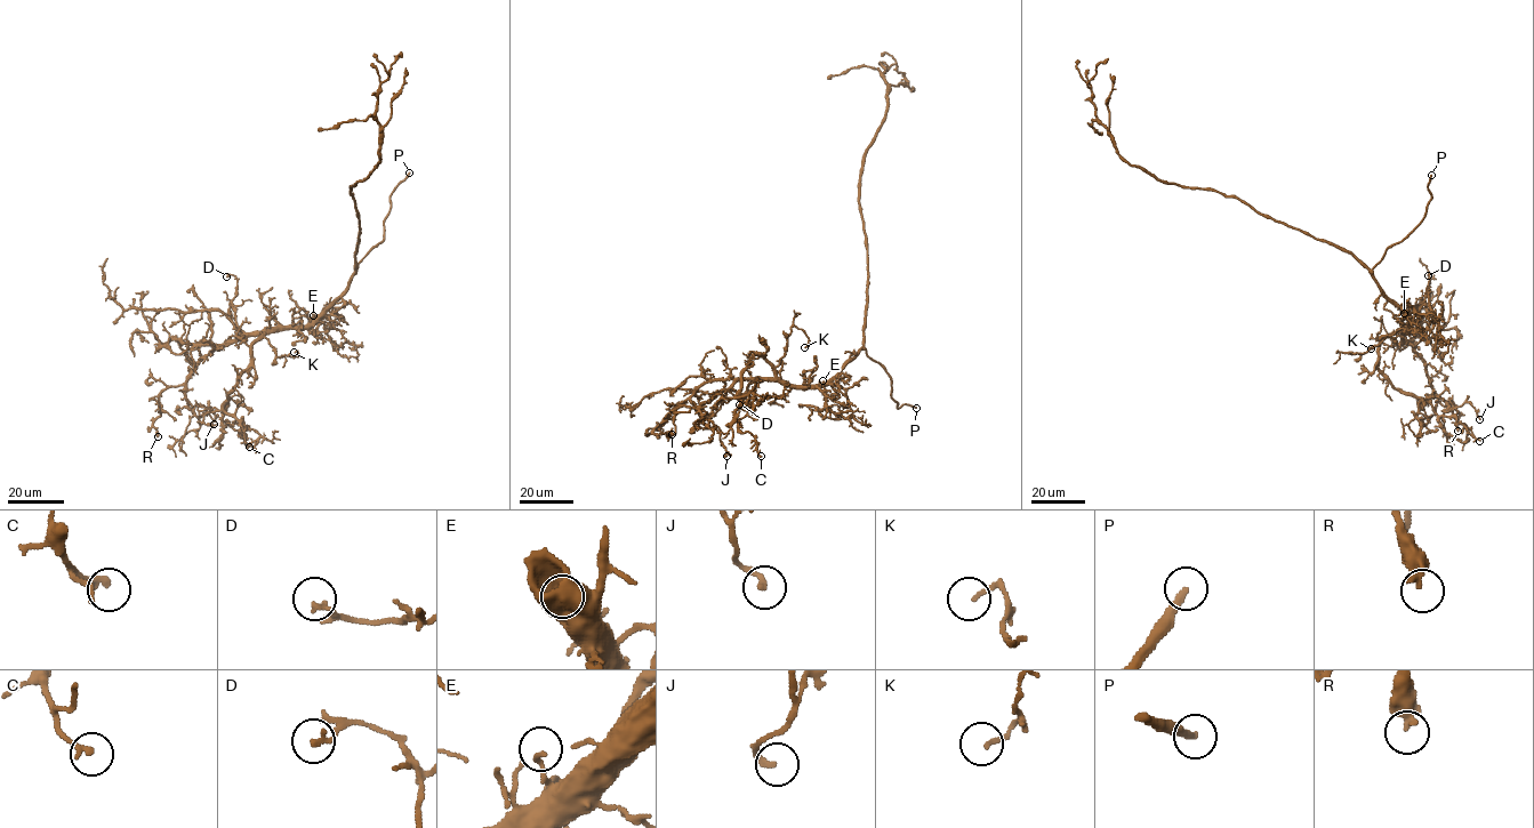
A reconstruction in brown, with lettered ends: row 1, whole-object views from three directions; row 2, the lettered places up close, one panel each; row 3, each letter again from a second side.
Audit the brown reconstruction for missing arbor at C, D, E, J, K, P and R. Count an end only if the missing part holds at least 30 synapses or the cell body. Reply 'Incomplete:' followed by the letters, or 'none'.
Incomplete: P

